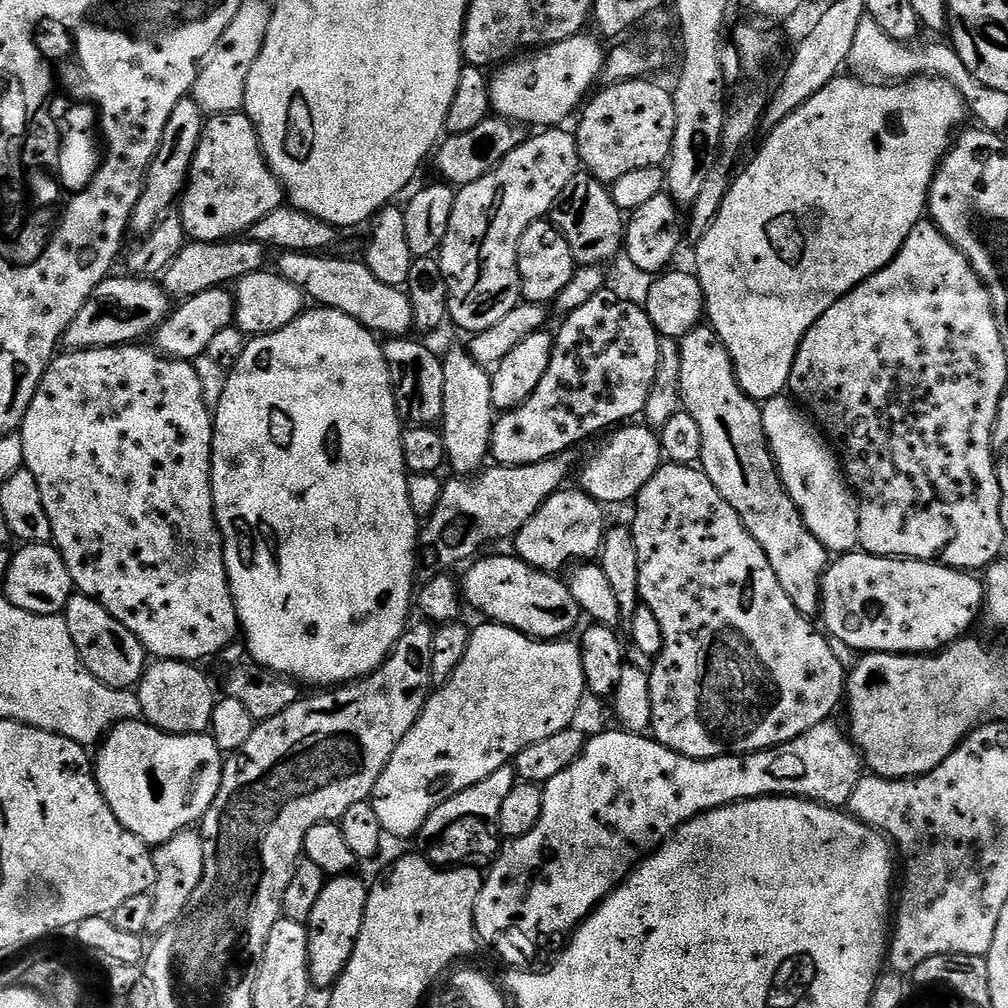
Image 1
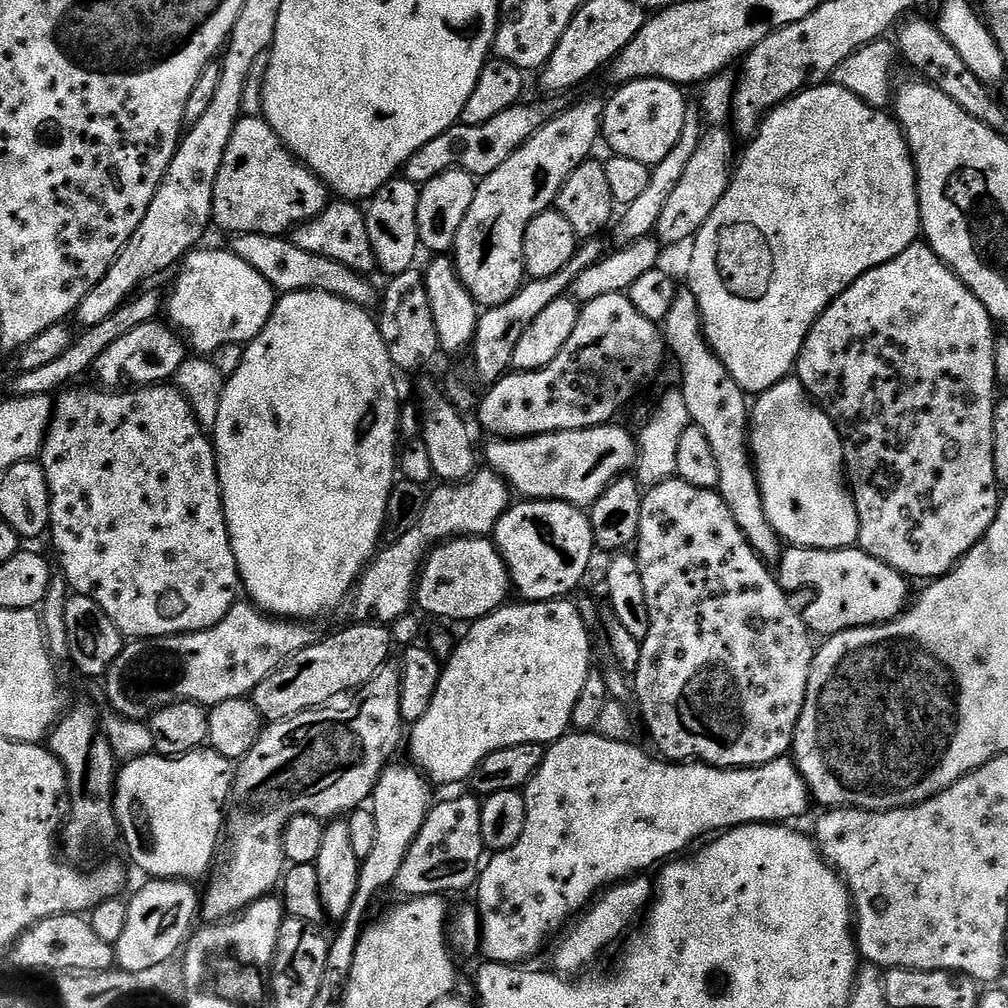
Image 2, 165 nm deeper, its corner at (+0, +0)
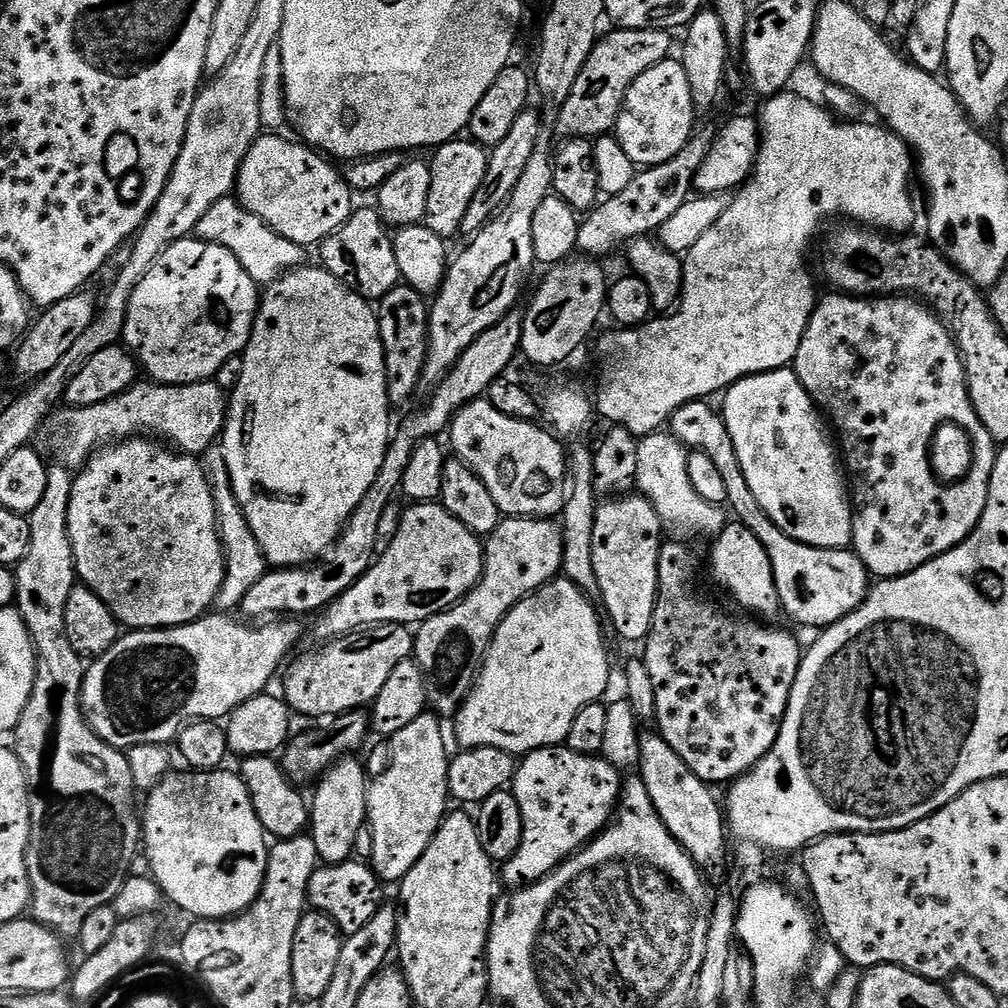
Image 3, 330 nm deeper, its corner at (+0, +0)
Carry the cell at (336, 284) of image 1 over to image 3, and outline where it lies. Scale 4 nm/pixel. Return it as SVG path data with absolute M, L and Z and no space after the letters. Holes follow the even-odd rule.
M235 195L214 202L214 206L210 206L206 214L202 214L194 236L197 240L205 240L208 244L217 244L230 250L230 254L238 258L242 270L246 270L246 274L250 274L250 278L258 286L267 286L281 280L287 272L303 268L306 264L305 245L290 242L290 238L282 238L282 234L270 230L270 226L266 226L262 218L258 218L258 214L250 214L250 210L243 208Z

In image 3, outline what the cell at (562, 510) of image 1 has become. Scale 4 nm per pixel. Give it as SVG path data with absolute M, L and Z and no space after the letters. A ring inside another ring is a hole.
M513 516L501 519L500 525L483 541L483 546L484 569L480 581L459 602L434 614L414 632L414 659L424 675L428 708L440 718L455 717L456 711L463 706L480 674L496 627L506 618L509 610L520 600L557 579L564 567L564 533L559 523L548 518Z

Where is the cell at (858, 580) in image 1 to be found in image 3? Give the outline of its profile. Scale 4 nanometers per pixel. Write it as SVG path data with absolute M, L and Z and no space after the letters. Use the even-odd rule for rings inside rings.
M693 400L684 404L672 416L670 431L689 449L704 452L714 461L716 469L726 481L727 507L739 523L746 525L750 534L762 542L770 558L774 582L783 615L796 620L797 625L818 627L821 630L829 624L837 624L846 618L867 598L870 591L870 573L855 551L842 548L815 548L797 540L791 540L776 523L769 518L766 510L754 498L746 474L742 474L742 462L738 462L738 450L734 450L734 438L726 426L723 415L711 408L711 403Z

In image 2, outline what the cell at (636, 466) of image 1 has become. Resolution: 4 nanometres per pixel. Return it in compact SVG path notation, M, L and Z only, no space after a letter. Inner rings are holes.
M615 423L603 424L586 430L555 432L545 436L528 436L524 440L489 439L488 449L483 449L482 456L488 459L487 467L496 472L507 482L509 489L517 497L529 500L565 500L577 508L587 509L620 476L625 475L635 465L638 440L624 428L616 428Z

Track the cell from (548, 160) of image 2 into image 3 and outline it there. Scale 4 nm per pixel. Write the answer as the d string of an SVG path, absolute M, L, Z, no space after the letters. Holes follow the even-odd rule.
M617 27L616 32L601 35L597 39L594 50L590 58L586 58L586 66L582 66L581 73L578 74L577 81L574 82L574 88L570 96L562 106L560 117L558 118L558 129L565 137L582 136L585 138L599 138L609 135L615 129L618 122L618 114L622 110L622 102L630 90L630 86L646 70L658 66L664 60L673 55L671 31L662 28L621 28Z

